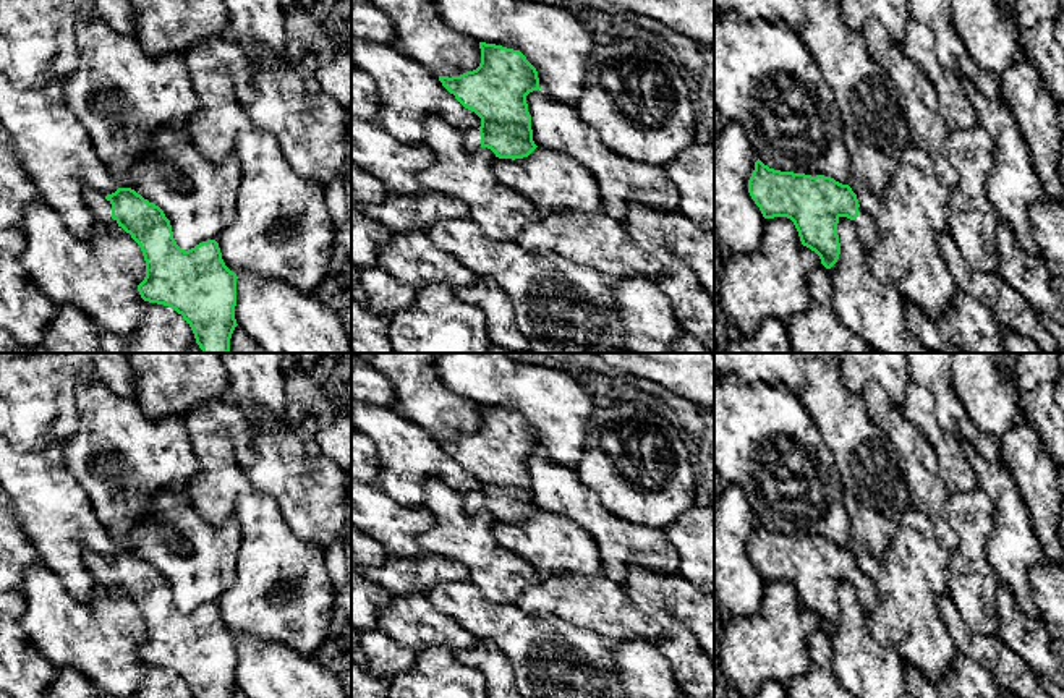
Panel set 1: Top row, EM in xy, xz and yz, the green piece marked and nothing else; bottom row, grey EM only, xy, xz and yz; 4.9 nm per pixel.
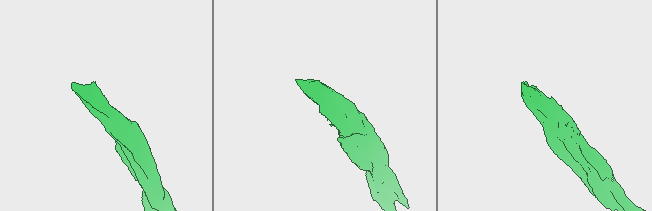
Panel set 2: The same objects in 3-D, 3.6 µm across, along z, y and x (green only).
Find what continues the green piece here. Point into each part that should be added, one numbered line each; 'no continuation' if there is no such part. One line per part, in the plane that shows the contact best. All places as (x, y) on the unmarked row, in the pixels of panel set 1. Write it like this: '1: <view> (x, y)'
1: xy (101, 570)

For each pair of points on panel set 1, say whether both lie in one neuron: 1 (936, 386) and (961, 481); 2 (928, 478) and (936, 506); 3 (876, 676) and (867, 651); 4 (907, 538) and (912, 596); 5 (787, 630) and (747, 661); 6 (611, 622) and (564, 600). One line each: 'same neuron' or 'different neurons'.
1: different neurons
2: same neuron
3: same neuron
4: same neuron
5: same neuron
6: same neuron

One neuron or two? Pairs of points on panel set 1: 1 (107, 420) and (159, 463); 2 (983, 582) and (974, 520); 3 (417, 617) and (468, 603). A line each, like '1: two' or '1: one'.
1: one
2: one
3: two

